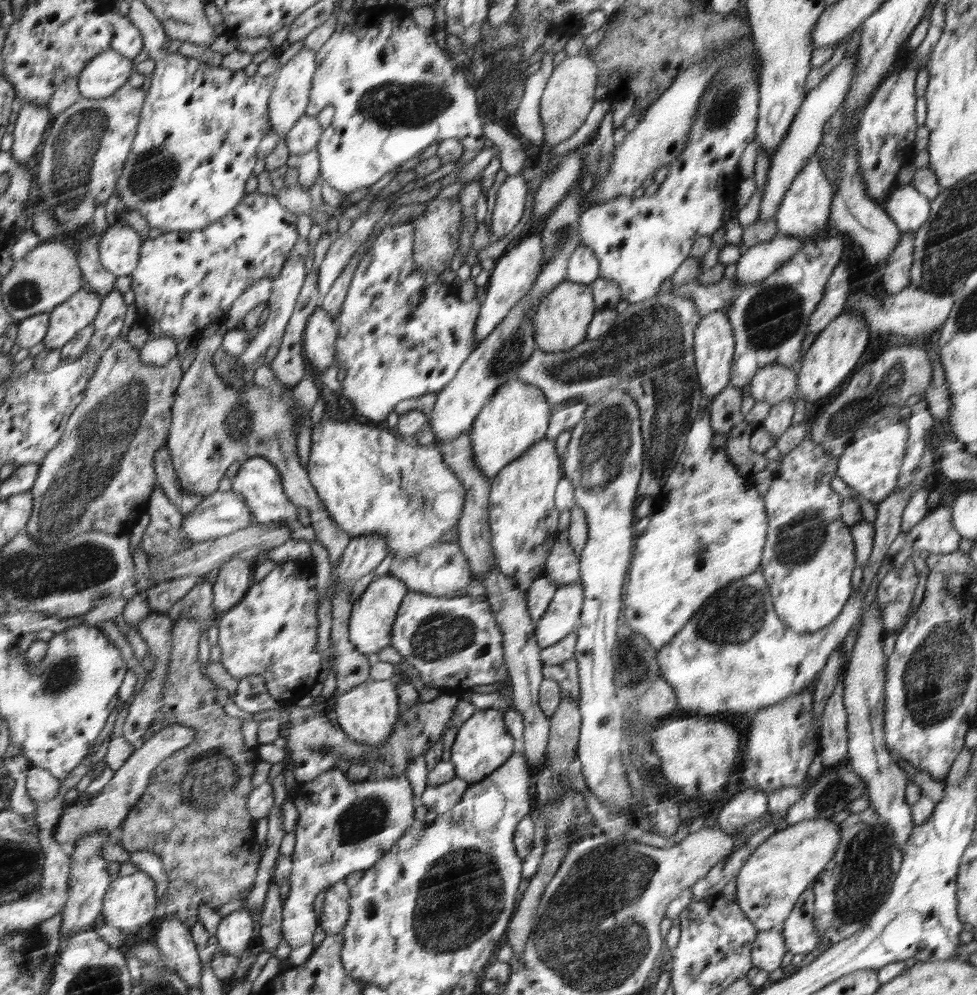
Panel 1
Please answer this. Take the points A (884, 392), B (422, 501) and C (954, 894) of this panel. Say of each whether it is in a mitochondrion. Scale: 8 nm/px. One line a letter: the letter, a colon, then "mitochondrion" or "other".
A: mitochondrion
B: mitochondrion
C: other

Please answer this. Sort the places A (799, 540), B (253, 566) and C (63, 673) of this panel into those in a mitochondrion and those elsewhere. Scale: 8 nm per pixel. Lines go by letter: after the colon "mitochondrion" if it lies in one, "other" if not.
A: mitochondrion
B: other
C: mitochondrion

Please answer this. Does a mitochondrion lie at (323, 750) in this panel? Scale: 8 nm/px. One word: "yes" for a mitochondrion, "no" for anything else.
yes

